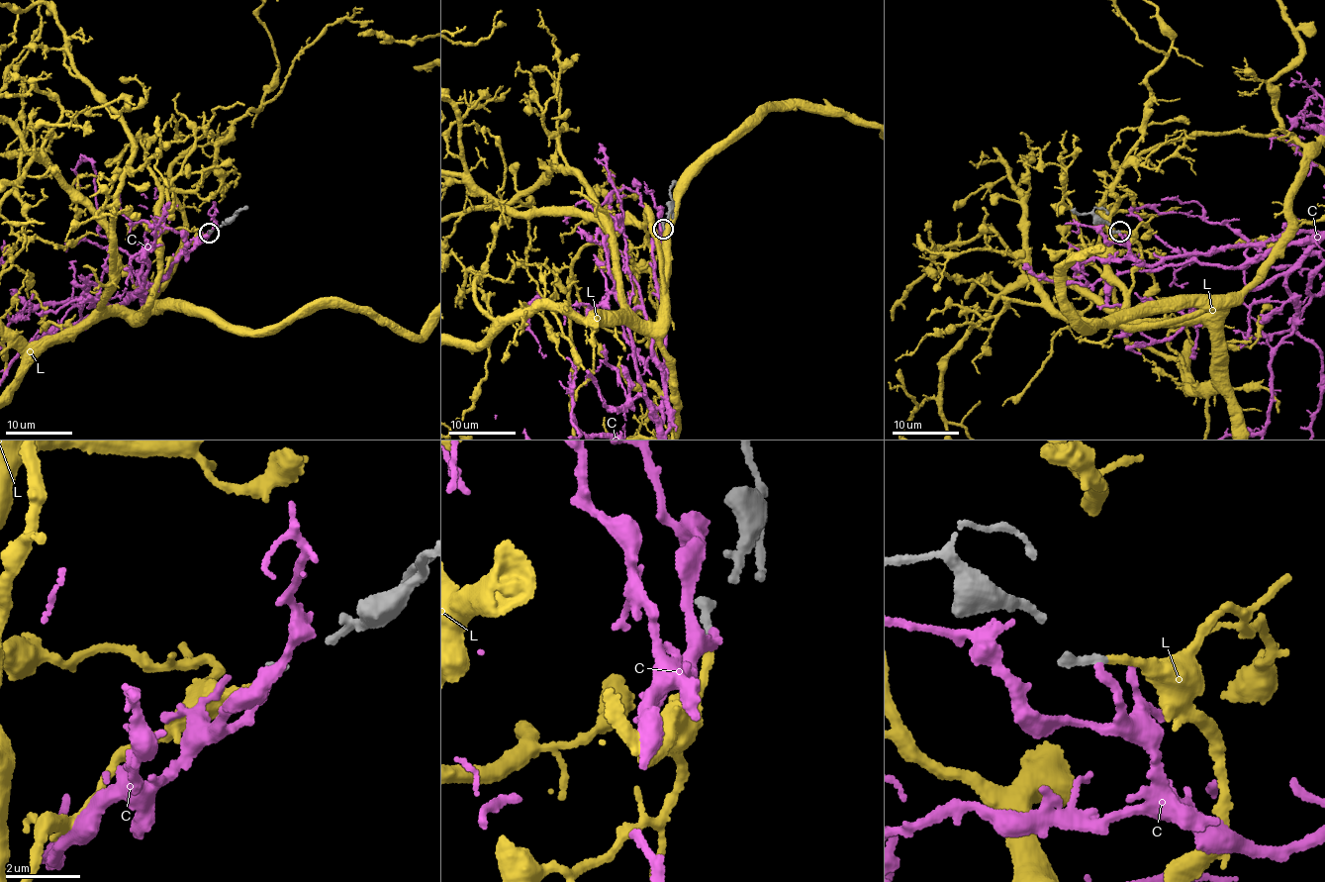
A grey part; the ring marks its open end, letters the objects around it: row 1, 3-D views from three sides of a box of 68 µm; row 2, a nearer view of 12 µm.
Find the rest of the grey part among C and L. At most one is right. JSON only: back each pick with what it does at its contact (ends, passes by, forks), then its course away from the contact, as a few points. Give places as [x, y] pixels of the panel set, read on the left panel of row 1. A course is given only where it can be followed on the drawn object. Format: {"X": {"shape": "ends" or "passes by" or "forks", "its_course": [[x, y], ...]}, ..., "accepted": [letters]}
{"L": {"shape": "ends"}, "accepted": ["L"]}

